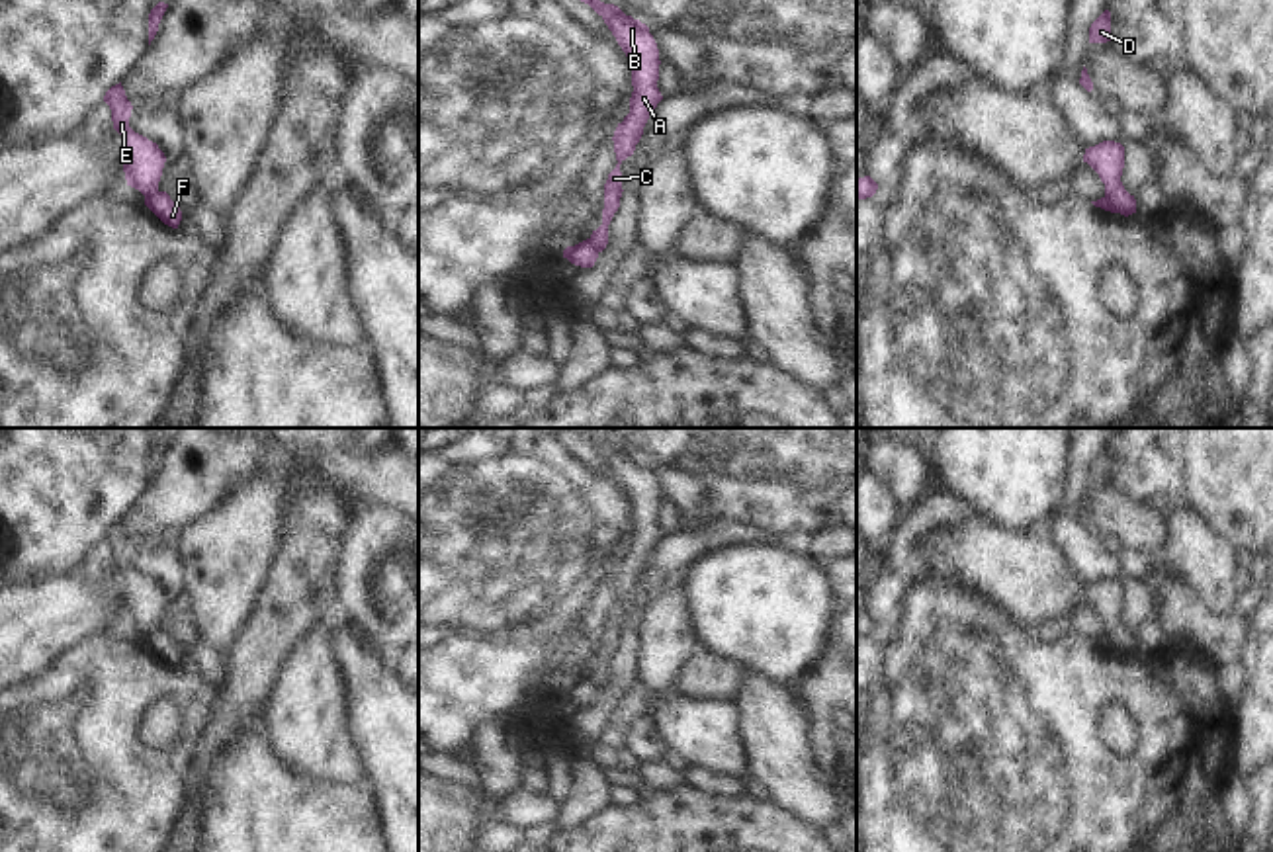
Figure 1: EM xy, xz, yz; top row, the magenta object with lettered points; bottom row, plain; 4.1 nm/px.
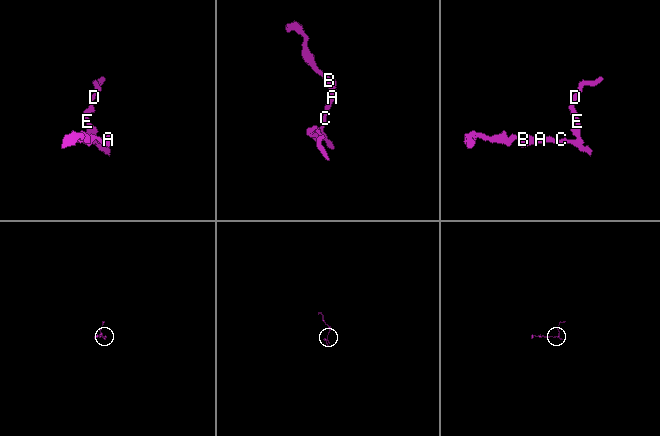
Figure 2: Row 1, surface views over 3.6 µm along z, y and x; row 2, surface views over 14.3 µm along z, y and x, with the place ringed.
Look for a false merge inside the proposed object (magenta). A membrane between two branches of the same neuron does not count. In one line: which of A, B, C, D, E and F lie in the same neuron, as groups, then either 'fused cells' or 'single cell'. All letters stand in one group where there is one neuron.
A B C F / D E | fused cells

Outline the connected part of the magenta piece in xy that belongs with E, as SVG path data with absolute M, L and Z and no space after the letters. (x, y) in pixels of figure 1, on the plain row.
M121 520L106 530L104 539L111 547L113 567L121 573L121 598L127 623L139 627L145 633L147 643L158 629L166 594L156 580L129 565L133 543L127 537Z

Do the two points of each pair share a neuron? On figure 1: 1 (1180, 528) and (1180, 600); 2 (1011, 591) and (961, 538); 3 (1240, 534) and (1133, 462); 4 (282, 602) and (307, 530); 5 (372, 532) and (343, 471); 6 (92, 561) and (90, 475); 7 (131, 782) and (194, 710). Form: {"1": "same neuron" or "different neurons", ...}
{"1": "different neurons", "2": "same neuron", "3": "same neuron", "4": "same neuron", "5": "different neurons", "6": "different neurons", "7": "same neuron"}

